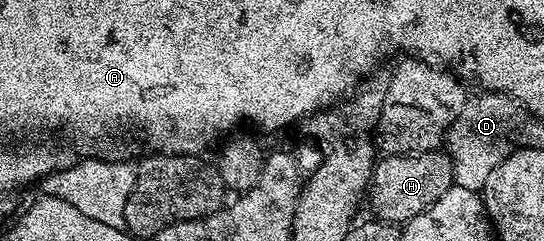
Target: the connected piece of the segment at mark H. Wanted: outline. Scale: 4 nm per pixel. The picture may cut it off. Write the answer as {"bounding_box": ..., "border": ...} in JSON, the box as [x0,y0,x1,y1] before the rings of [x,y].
{"bounding_box":[369,149,455,224],"border":[[[442,149],[424,154],[388,154],[380,157],[371,172],[369,202],[376,219],[392,224],[406,224],[413,216],[425,212],[429,204],[437,204],[445,192],[455,185],[450,154]]]}

